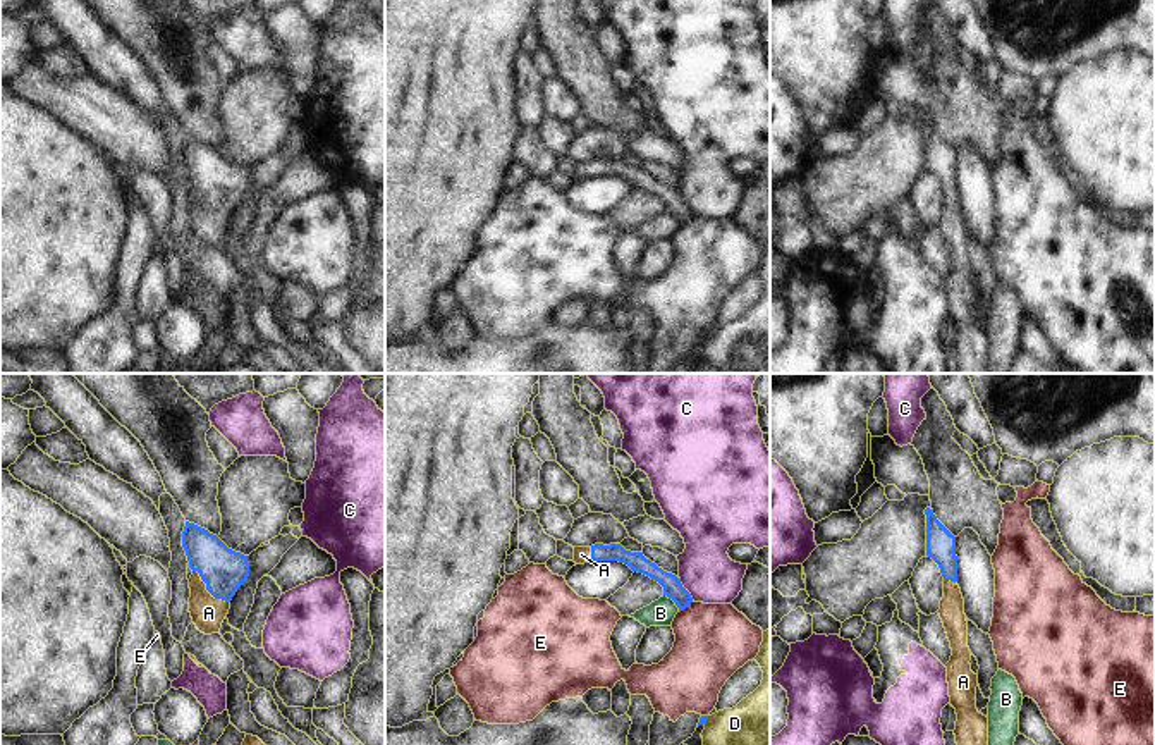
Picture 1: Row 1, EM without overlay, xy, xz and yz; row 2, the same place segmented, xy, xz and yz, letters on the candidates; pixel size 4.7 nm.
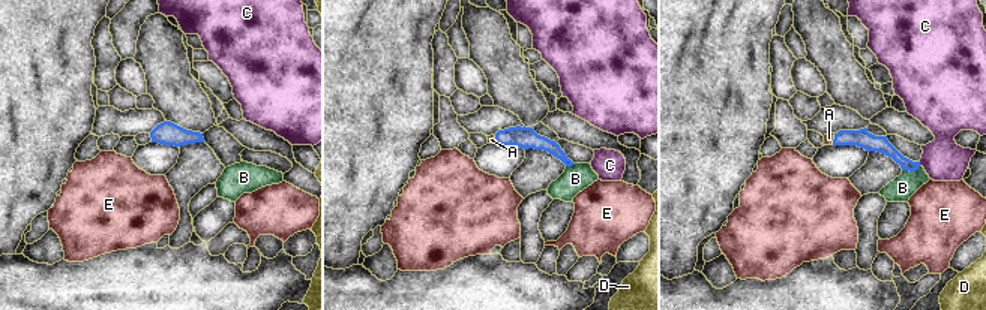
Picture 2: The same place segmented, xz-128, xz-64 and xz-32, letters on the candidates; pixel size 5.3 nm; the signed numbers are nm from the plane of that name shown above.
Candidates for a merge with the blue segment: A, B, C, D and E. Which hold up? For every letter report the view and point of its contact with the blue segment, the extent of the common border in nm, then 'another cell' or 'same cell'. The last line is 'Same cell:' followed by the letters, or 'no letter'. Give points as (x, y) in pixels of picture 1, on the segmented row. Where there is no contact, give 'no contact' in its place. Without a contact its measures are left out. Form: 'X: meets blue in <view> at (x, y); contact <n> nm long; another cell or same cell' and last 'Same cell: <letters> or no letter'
A: meets blue in xy at (208, 591); contact 240 nm long; same cell
B: meets blue in xz at (674, 601); contact 120 nm long; another cell
C: meets blue in xz at (684, 589); contact 130 nm long; another cell
D: meets blue in xz at (707, 720); contact 50 nm long; another cell
E: meets blue in xz at (686, 606); contact 90 nm long; another cell
Same cell: A

